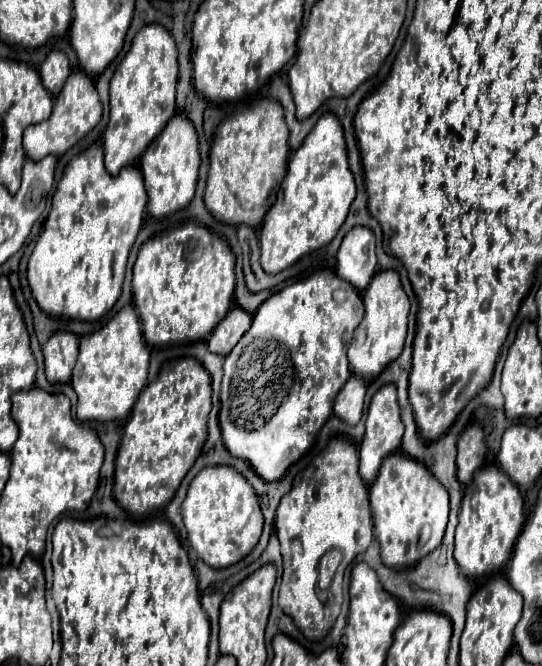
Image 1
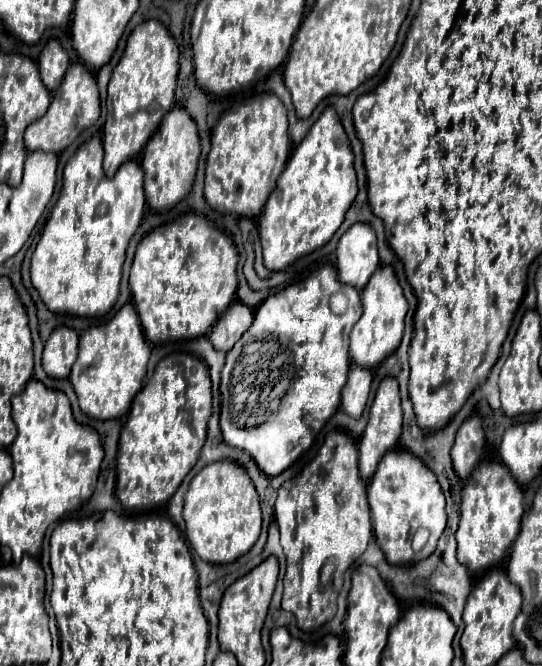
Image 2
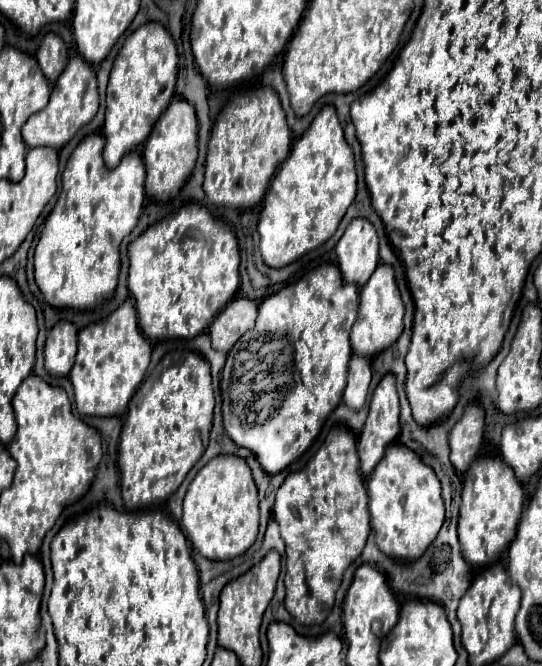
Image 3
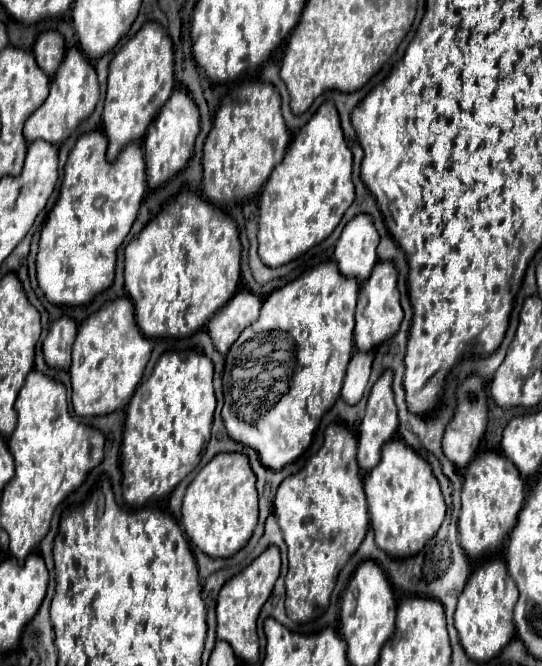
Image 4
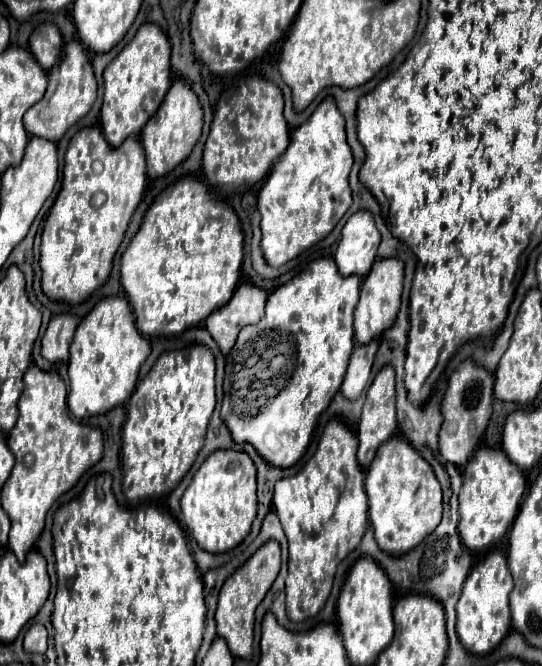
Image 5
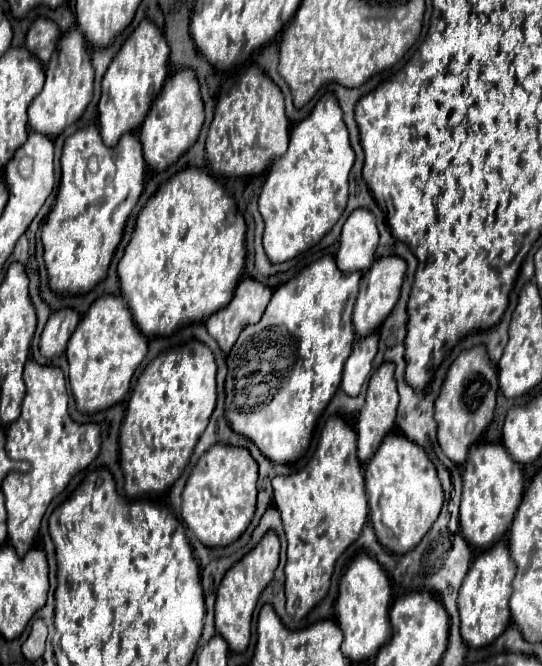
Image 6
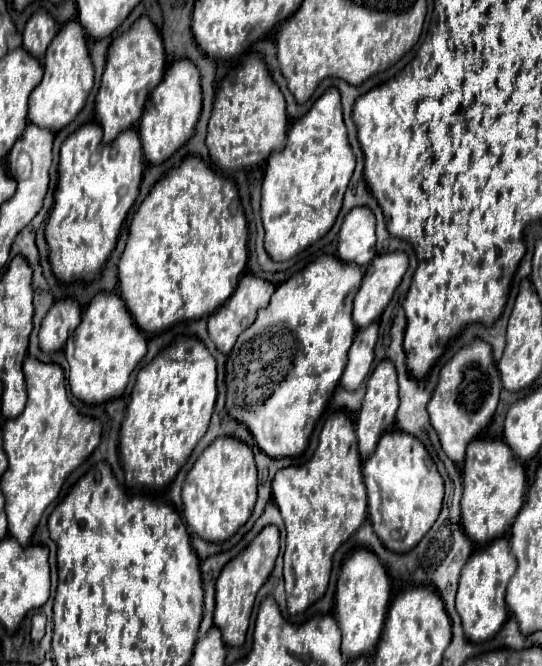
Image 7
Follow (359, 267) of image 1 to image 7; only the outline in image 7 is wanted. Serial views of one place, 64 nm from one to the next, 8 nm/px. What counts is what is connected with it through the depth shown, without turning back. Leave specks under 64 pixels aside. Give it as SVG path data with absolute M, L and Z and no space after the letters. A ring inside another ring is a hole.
M352 208L338 232L338 258L366 268L376 256L376 220L368 208Z

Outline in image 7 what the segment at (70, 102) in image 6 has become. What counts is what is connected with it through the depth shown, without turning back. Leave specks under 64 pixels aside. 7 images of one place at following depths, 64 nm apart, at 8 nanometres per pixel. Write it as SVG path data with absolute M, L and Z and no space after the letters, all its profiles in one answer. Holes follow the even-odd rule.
M76 20L64 24L52 40L52 48L48 48L48 56L44 56L44 80L32 92L28 104L28 120L40 128L50 128L58 132L68 126L78 112L84 108L86 98L94 86L94 66L88 54L88 38Z

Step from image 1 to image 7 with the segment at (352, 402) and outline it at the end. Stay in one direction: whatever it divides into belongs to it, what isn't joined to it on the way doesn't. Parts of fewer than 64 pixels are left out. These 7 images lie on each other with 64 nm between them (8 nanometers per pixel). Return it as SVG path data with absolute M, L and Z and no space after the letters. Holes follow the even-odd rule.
M370 324L364 330L358 330L354 344L348 352L348 364L342 374L340 386L346 390L358 390L360 384L366 380L372 360L374 360L374 344L378 340L378 324Z

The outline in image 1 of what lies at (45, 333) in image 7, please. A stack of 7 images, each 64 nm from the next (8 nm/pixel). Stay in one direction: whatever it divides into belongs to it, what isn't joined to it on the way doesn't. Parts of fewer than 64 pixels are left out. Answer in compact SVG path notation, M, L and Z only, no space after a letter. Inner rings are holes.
M56 332L42 348L46 358L46 378L50 384L70 382L72 368L78 358L78 336Z

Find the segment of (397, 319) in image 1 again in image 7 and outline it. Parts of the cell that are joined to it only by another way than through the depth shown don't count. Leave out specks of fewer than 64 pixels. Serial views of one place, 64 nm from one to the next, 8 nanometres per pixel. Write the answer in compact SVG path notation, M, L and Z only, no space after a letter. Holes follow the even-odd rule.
M404 252L380 254L372 260L372 272L364 274L362 286L354 298L352 318L356 328L368 328L368 324L380 320L402 282L406 268L408 258Z

